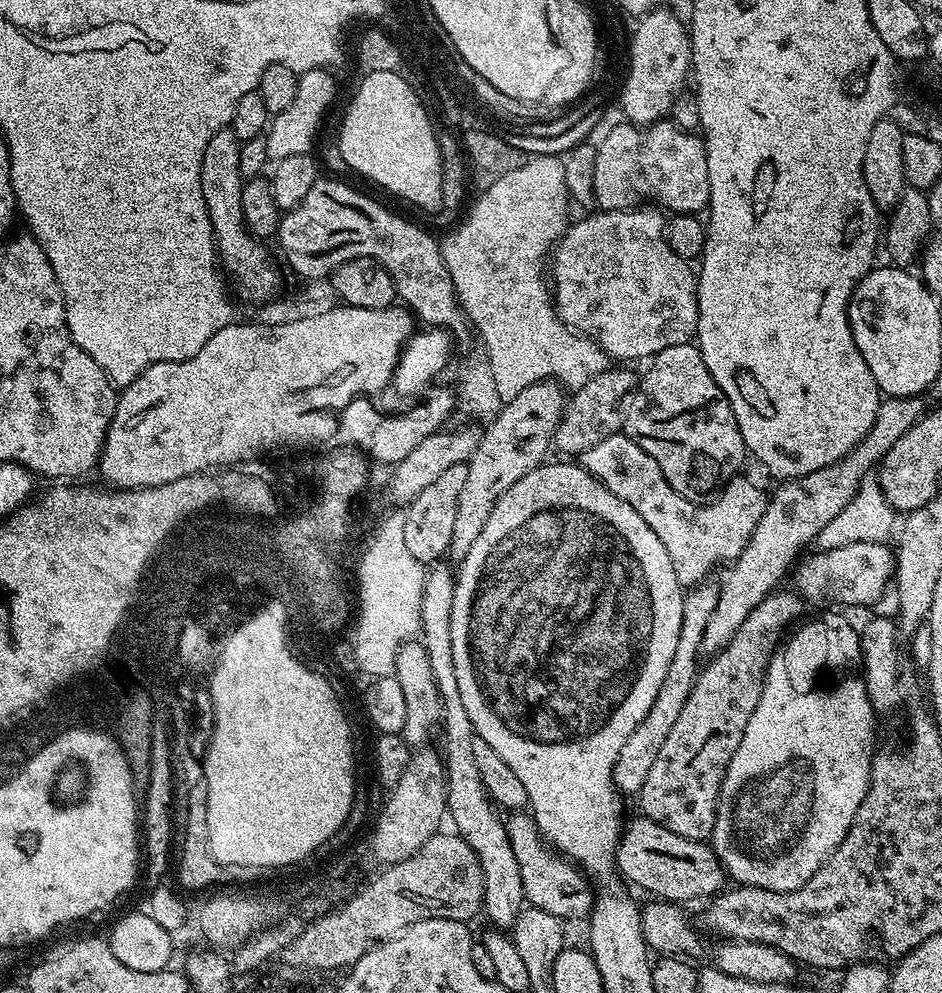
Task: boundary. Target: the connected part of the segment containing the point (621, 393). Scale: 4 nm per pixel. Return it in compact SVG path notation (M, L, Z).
M612 366L608 371L590 378L580 388L571 393L567 401L564 416L556 428L554 437L555 451L569 452L569 457L579 457L580 453L598 446L602 438L610 438L622 428L622 409L626 401L638 387L638 376L628 366Z

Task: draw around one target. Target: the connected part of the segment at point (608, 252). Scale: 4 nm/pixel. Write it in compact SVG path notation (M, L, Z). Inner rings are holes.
M632 206L623 212L605 212L603 210L593 211L585 220L580 220L571 225L564 235L556 241L550 253L550 291L554 297L556 314L568 325L582 336L587 336L599 346L607 356L616 362L632 362L628 360L644 360L656 356L662 350L670 346L693 343L696 334L696 323L698 322L698 302L696 301L697 273L689 261L684 260L668 245L666 235L666 216L656 206Z

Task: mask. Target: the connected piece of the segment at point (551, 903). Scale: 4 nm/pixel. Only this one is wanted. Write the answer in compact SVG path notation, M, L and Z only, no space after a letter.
M520 810L507 817L508 837L518 858L518 870L522 876L524 899L531 907L554 914L561 922L587 917L594 903L594 889L587 876L567 856L561 856L543 836L536 821L527 811Z

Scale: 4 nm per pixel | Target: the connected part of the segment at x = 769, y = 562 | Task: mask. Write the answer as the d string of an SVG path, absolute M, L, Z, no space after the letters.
M889 396L881 399L874 426L870 426L862 442L838 458L838 462L822 466L822 470L814 470L814 474L783 481L779 485L780 489L768 496L766 510L758 520L758 526L754 526L747 546L738 559L731 561L724 581L719 581L718 603L702 634L700 651L705 657L711 658L721 652L730 638L738 634L738 626L750 618L750 610L757 608L770 593L781 587L780 579L787 572L789 575L801 555L799 552L807 544L816 544L818 534L822 534L826 525L850 503L850 498L854 498L861 480L879 465L890 446L894 446L894 442L898 442L898 438L902 438L902 434L906 434L906 430L910 430L910 426L914 426L925 415L926 407L922 401L920 396Z

